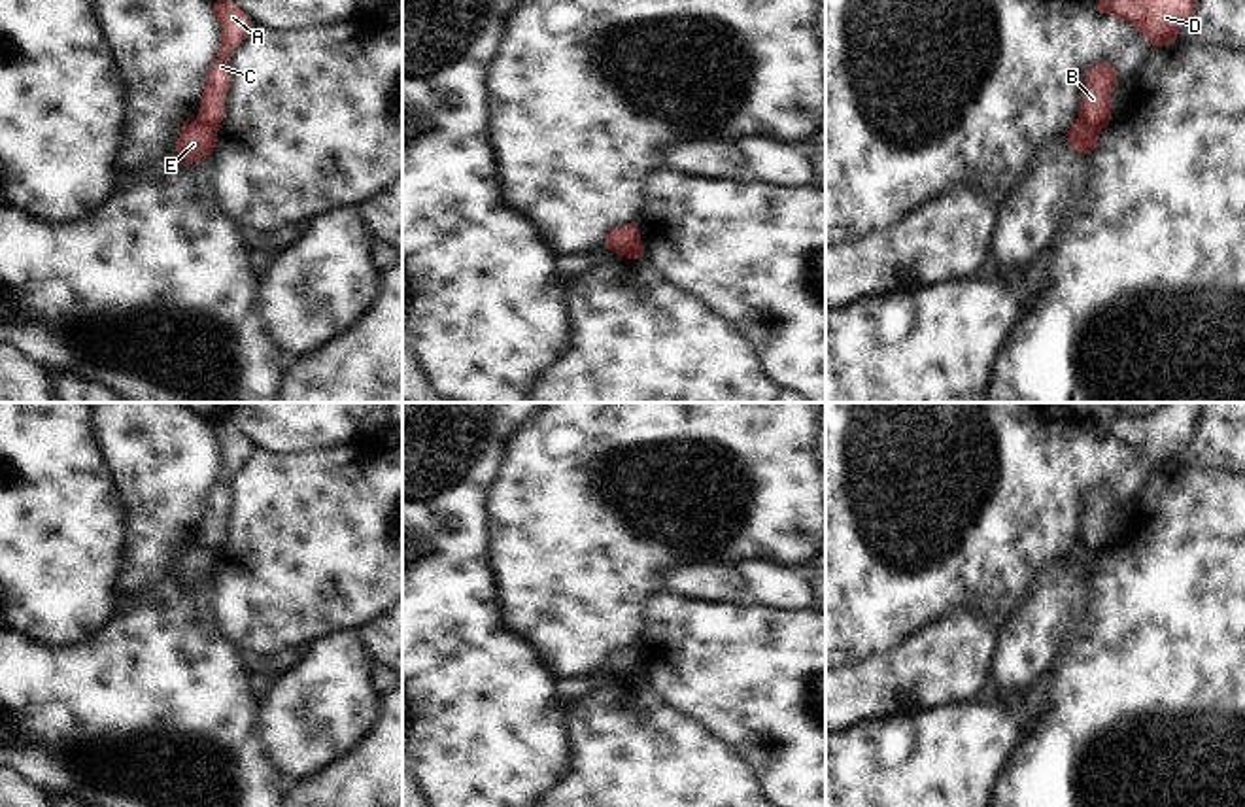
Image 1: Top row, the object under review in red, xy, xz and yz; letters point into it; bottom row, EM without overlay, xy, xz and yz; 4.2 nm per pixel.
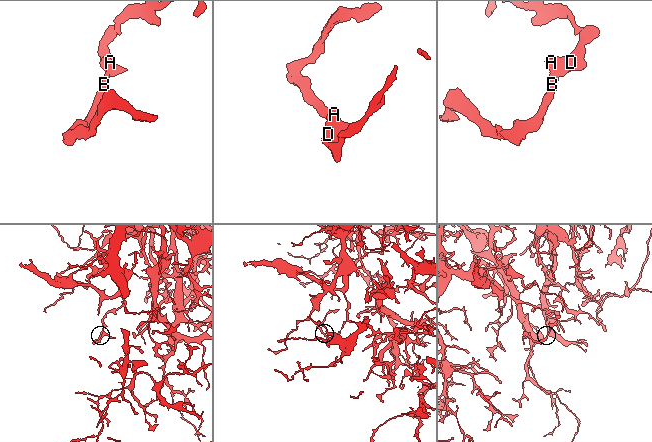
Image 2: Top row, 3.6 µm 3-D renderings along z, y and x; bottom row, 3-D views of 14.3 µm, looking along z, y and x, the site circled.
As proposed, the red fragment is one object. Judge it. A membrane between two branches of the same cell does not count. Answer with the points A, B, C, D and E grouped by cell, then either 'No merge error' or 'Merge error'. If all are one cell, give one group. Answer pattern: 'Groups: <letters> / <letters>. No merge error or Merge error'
Groups: A B C D / E. Merge error.

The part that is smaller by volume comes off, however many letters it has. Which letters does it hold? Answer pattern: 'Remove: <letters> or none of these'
Remove: E.

